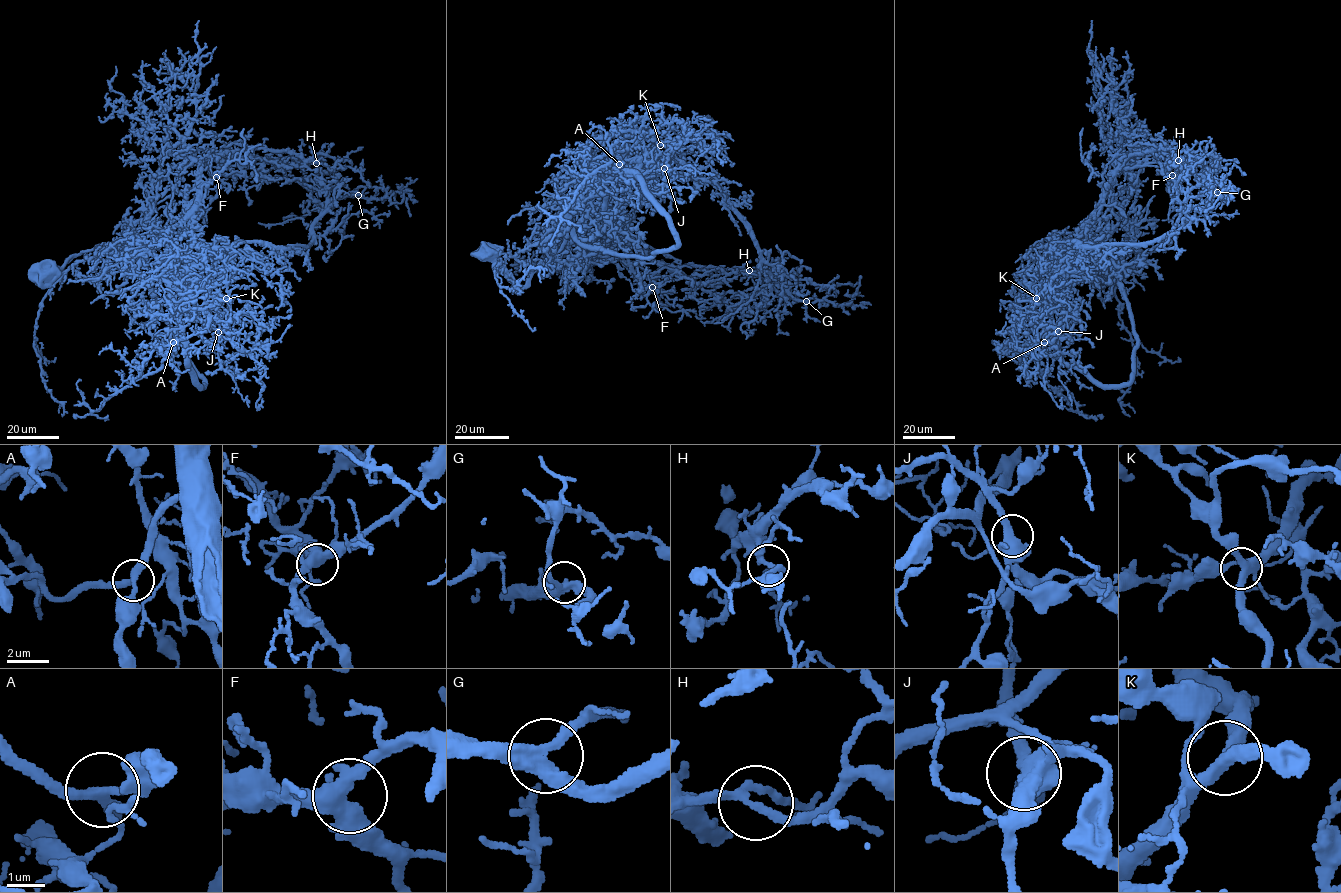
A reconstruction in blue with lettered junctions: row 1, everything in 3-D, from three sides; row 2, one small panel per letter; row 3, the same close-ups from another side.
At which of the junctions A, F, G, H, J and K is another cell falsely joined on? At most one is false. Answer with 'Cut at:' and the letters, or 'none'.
Cut at: none

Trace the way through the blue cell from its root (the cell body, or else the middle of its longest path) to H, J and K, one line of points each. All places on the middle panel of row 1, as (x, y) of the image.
H: (490, 253), (522, 285), (548, 258), (575, 260), (583, 251), (580, 263), (621, 243), (672, 267), (750, 271)
J: (490, 253), (524, 285), (560, 248), (579, 195), (615, 171), (616, 180), (635, 181), (664, 168)
K: (490, 253), (524, 285), (561, 247), (566, 210), (574, 199), (660, 145)

